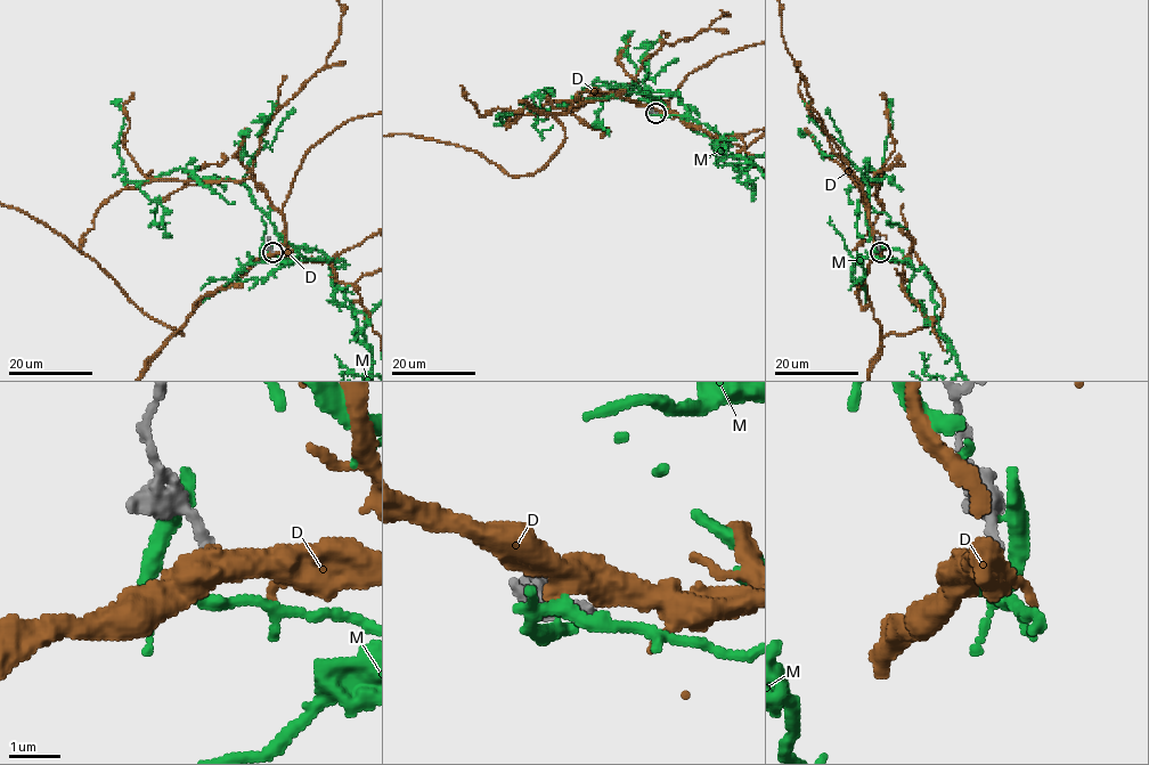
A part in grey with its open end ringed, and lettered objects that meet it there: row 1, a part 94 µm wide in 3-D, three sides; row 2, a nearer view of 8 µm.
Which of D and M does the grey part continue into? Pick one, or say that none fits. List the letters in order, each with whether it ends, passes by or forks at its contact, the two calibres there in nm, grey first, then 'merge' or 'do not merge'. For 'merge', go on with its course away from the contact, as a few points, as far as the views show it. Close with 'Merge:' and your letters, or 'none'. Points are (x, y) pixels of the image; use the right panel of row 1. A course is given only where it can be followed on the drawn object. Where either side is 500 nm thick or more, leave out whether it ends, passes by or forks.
D: it passes by; calibres 220 and 480 nm; do not merge
M: it ends; calibres 400 and 440 nm; do not merge
Merge: none

